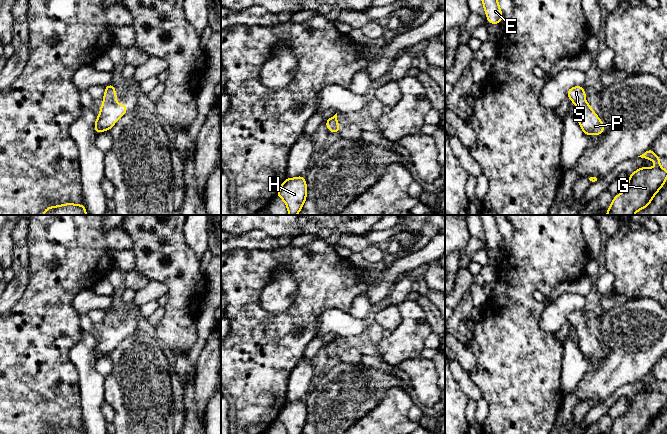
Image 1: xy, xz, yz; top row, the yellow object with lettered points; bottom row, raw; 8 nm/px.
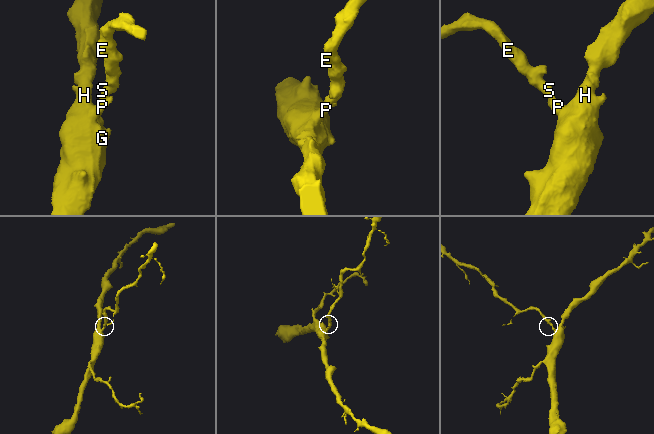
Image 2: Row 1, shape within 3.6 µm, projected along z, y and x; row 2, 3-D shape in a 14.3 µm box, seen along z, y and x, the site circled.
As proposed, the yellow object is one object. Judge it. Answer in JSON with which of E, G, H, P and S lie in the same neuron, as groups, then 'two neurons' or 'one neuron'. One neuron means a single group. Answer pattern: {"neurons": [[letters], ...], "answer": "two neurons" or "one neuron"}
{"neurons": [["E", "G", "H", "P", "S"]], "answer": "one neuron"}

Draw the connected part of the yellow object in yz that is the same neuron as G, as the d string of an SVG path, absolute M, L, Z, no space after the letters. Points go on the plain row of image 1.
M651 372L638 381L649 383L655 386L656 390L652 392L642 391L634 395L631 399L629 399L629 404L626 413L613 422L613 425L610 428L608 434L642 434L651 427L653 421L657 418L657 416L663 411L664 407L666 406L667 394L661 391L661 382L659 382L651 374Z

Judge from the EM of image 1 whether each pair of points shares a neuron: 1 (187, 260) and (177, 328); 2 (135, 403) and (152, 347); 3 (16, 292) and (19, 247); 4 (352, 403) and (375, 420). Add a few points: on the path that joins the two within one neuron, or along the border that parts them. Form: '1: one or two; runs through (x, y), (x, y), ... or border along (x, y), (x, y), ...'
1: one; runs through (185, 277), (185, 296), (181, 311)
2: one; runs through (140, 389), (140, 361)
3: one; runs through (19, 281), (20, 258)
4: two; border along (382, 396), (376, 406), (354, 423)

